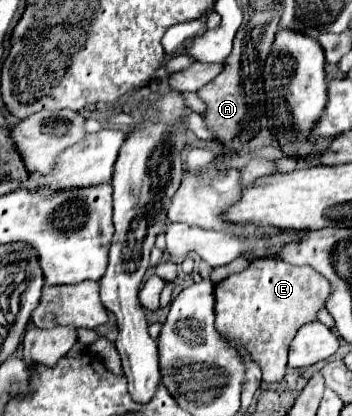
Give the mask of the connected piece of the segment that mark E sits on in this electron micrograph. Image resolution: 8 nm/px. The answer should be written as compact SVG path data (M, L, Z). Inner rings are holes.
M253 259L245 271L229 275L227 279L215 285L215 329L225 335L231 335L233 339L237 339L241 345L249 349L253 361L263 371L265 383L279 383L285 375L287 351L293 337L305 323L317 319L317 313L319 309L325 307L329 295L331 295L331 283L309 265L297 267L275 259Z

